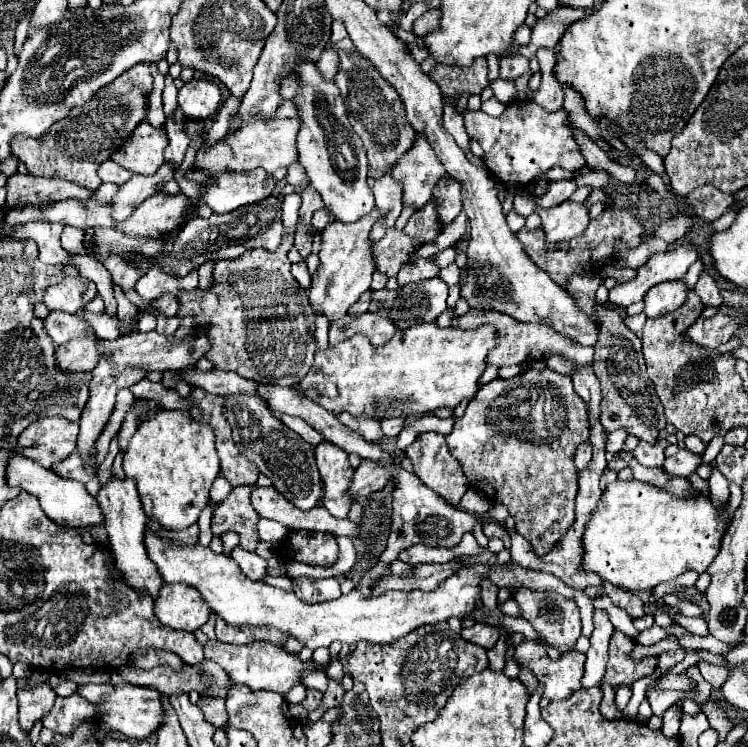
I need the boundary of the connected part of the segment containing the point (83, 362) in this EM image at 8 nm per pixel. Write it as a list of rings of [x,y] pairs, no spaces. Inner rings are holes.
[[[96,335],[80,337],[56,347],[54,359],[58,361],[58,369],[62,373],[90,373],[100,357],[96,351],[96,339]]]

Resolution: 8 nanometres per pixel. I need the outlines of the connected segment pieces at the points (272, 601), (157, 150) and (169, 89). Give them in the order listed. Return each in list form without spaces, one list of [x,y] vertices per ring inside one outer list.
[[[146,533],[146,549],[148,557],[156,563],[162,579],[166,583],[186,583],[202,593],[210,609],[226,621],[230,627],[276,627],[288,637],[298,639],[304,647],[312,651],[318,647],[330,647],[330,643],[340,641],[346,645],[356,645],[358,641],[370,643],[390,643],[398,637],[404,637],[412,629],[422,625],[434,625],[438,621],[446,621],[450,617],[466,617],[468,613],[478,609],[478,601],[482,595],[482,581],[486,579],[486,565],[472,565],[470,569],[462,569],[456,575],[448,577],[440,587],[422,593],[414,589],[414,593],[390,591],[380,597],[364,597],[356,589],[348,595],[342,595],[334,601],[322,603],[304,603],[294,593],[276,589],[268,583],[250,581],[242,577],[242,571],[230,557],[224,553],[216,555],[210,547],[186,547],[186,545],[170,545],[154,533]]]
[[[142,121],[142,125],[134,129],[124,145],[112,153],[112,159],[132,173],[152,175],[156,173],[158,165],[164,163],[166,143],[168,139],[164,129],[156,129],[148,121]]]
[[[168,73],[166,75],[166,87],[164,87],[164,113],[166,117],[172,117],[174,109],[176,109],[176,95],[178,95],[178,87],[174,85],[174,77]]]

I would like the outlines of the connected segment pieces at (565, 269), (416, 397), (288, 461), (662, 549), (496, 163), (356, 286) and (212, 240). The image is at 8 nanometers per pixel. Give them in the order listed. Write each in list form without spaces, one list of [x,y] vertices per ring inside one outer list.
[[[612,207],[612,209],[604,209],[604,213],[598,219],[590,221],[590,225],[586,227],[586,231],[580,237],[574,237],[570,241],[546,243],[542,239],[542,229],[534,229],[534,231],[520,229],[516,235],[518,235],[520,243],[524,245],[524,251],[528,253],[528,257],[562,287],[572,273],[588,273],[600,265],[604,265],[606,259],[612,257],[622,247],[624,249],[638,247],[642,241],[644,229],[642,229],[642,223],[630,211]]]
[[[436,323],[412,325],[410,329],[396,331],[396,335],[384,345],[372,345],[358,333],[336,347],[326,351],[316,351],[314,365],[302,379],[308,399],[320,403],[332,413],[348,411],[350,415],[366,417],[412,417],[422,413],[432,413],[438,407],[454,409],[462,399],[472,399],[478,391],[478,381],[488,367],[488,353],[498,345],[498,335],[492,325],[480,325],[478,329],[458,329],[458,327],[438,327]]]
[[[230,395],[224,407],[238,451],[246,459],[250,459],[258,467],[258,471],[272,481],[278,493],[282,493],[282,497],[286,497],[294,507],[302,511],[316,507],[316,501],[320,497],[320,475],[314,461],[314,447],[310,447],[282,421],[272,417],[266,401],[262,399],[248,395]]]
[[[614,481],[602,493],[598,507],[592,513],[590,523],[584,533],[584,569],[596,571],[604,581],[614,583],[616,587],[628,591],[646,591],[654,589],[660,583],[672,581],[678,575],[690,571],[704,573],[706,567],[714,561],[720,551],[722,537],[726,527],[730,525],[730,509],[728,503],[718,509],[710,499],[710,491],[698,491],[694,497],[674,497],[674,493],[666,493],[664,489],[644,485],[642,481]]]
[[[514,101],[508,105],[504,115],[496,119],[484,111],[466,111],[464,125],[468,135],[484,149],[484,163],[488,171],[506,185],[528,185],[554,165],[560,165],[566,171],[576,171],[586,165],[580,147],[570,133],[572,123],[568,121],[568,113],[564,109],[548,113],[534,101]]]
[[[372,211],[358,223],[346,225],[332,221],[324,231],[322,231],[322,247],[320,247],[320,265],[316,275],[312,277],[308,293],[310,307],[314,309],[316,315],[324,315],[328,321],[338,321],[338,317],[344,317],[350,309],[352,303],[358,301],[358,297],[370,289],[372,273],[376,271],[374,267],[374,257],[372,257],[372,241],[368,237],[370,227],[374,221],[380,217],[380,211]]]
[[[270,195],[266,197],[266,201],[258,201],[254,205],[244,205],[242,209],[236,209],[236,211],[230,211],[226,215],[212,215],[208,219],[204,217],[196,217],[196,219],[190,219],[176,245],[174,245],[174,251],[170,257],[164,257],[160,261],[160,267],[164,273],[172,275],[176,273],[178,277],[184,277],[188,275],[194,267],[206,263],[206,261],[218,261],[218,259],[232,259],[232,257],[238,257],[242,255],[246,249],[256,249],[256,247],[262,247],[266,251],[274,251],[280,241],[282,241],[282,235],[284,235],[284,225],[282,225],[282,209],[280,209],[280,199]]]

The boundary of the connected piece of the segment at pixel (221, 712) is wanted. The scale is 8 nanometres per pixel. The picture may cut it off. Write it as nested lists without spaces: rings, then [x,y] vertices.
[[[202,697],[198,701],[198,707],[204,713],[206,721],[212,723],[214,727],[224,727],[226,725],[228,713],[224,709],[224,699],[220,699],[220,697]]]

